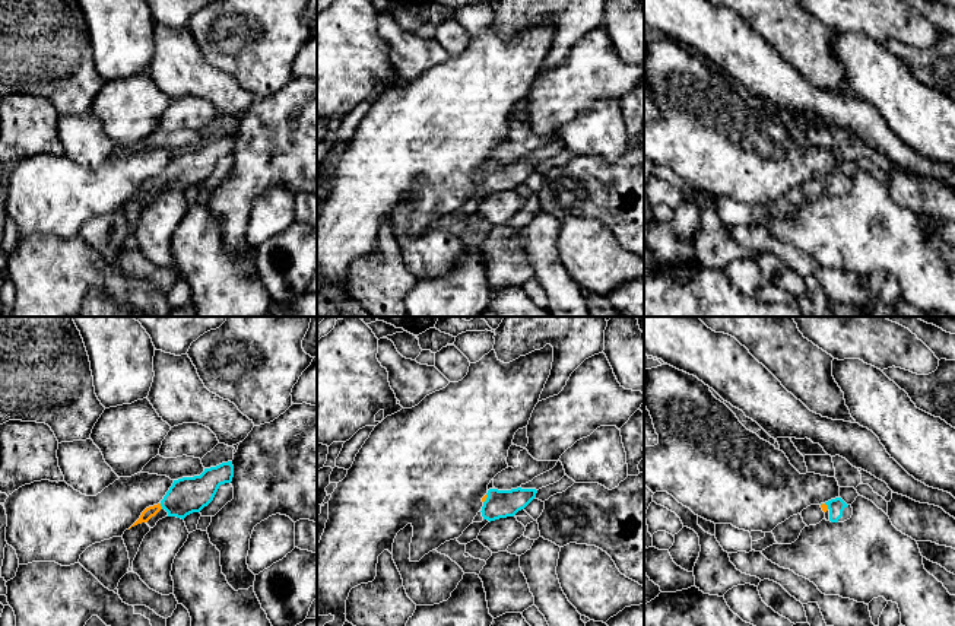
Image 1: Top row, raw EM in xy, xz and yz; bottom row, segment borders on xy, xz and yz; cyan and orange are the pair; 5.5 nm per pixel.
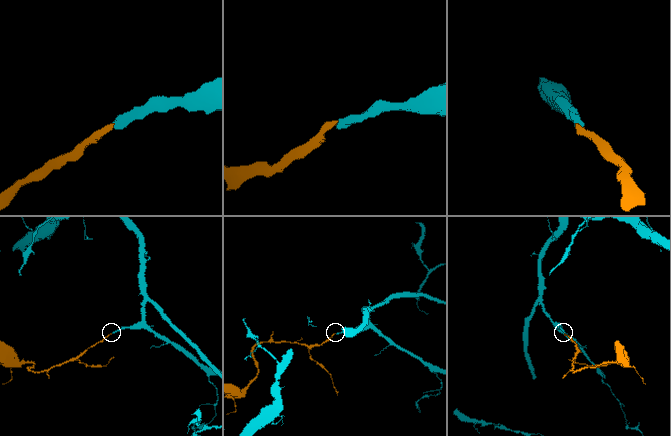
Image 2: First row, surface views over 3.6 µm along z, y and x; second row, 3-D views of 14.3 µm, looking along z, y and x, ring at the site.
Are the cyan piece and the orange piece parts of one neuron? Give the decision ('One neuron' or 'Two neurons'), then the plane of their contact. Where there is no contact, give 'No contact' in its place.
One neuron. Touches cyan in xy

